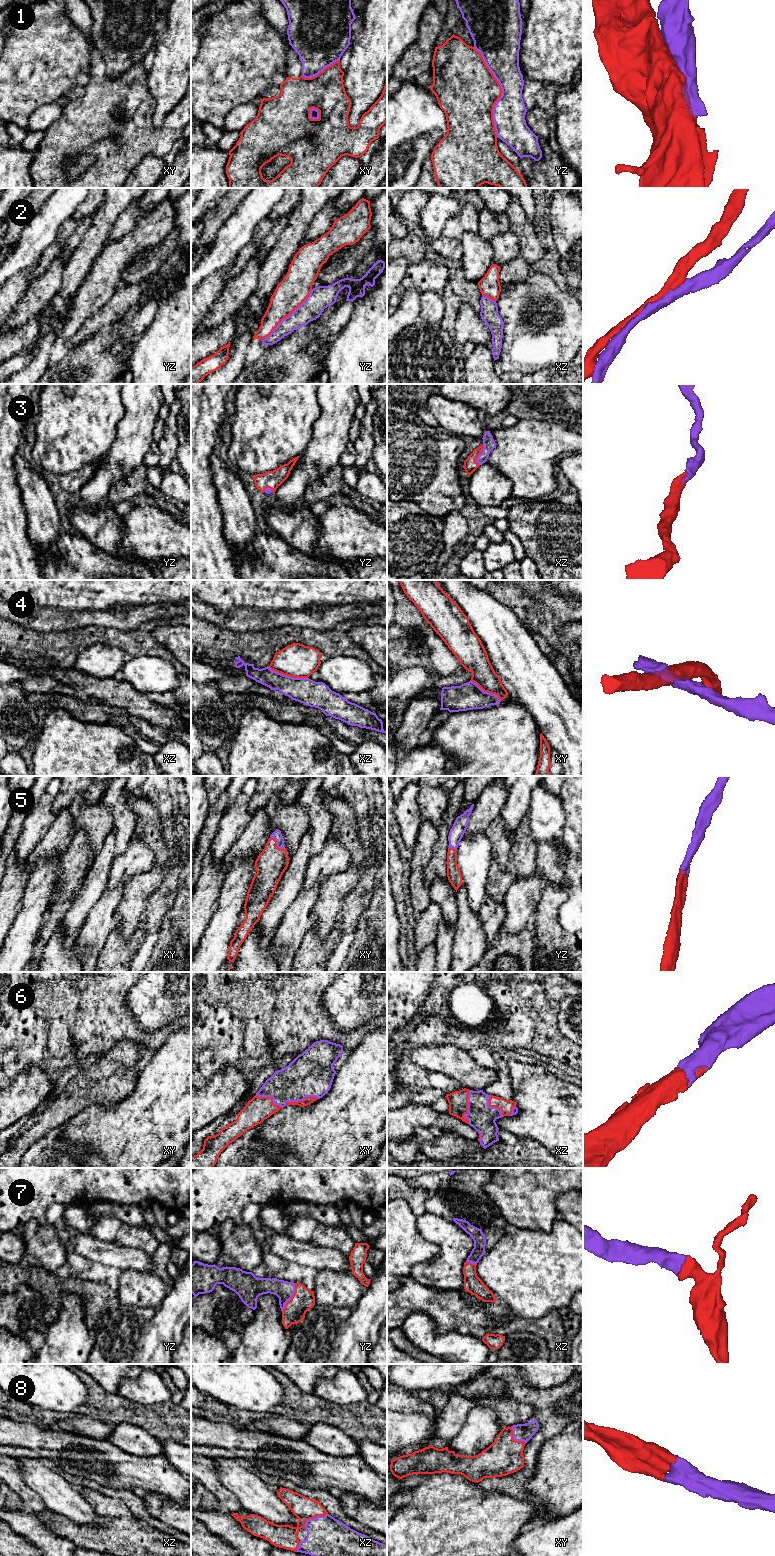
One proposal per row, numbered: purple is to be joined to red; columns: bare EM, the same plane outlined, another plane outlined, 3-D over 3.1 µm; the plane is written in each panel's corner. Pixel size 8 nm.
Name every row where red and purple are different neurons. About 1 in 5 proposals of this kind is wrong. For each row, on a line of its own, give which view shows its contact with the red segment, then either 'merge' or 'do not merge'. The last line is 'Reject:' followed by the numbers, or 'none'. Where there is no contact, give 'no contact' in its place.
1: meets red in yz; merge
2: meets red in yz; do not merge
3: meets red in xz; merge
4: meets red in xz; do not merge
5: meets red in xy; merge
6: meets red in xz; merge
7: meets red in yz; merge
8: meets red in xz; merge
Reject: 2, 4

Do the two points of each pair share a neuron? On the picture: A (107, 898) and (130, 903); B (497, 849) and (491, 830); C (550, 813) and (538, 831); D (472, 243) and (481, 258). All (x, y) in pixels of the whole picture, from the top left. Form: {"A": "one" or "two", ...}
{"A": "two", "B": "one", "C": "one", "D": "one"}

